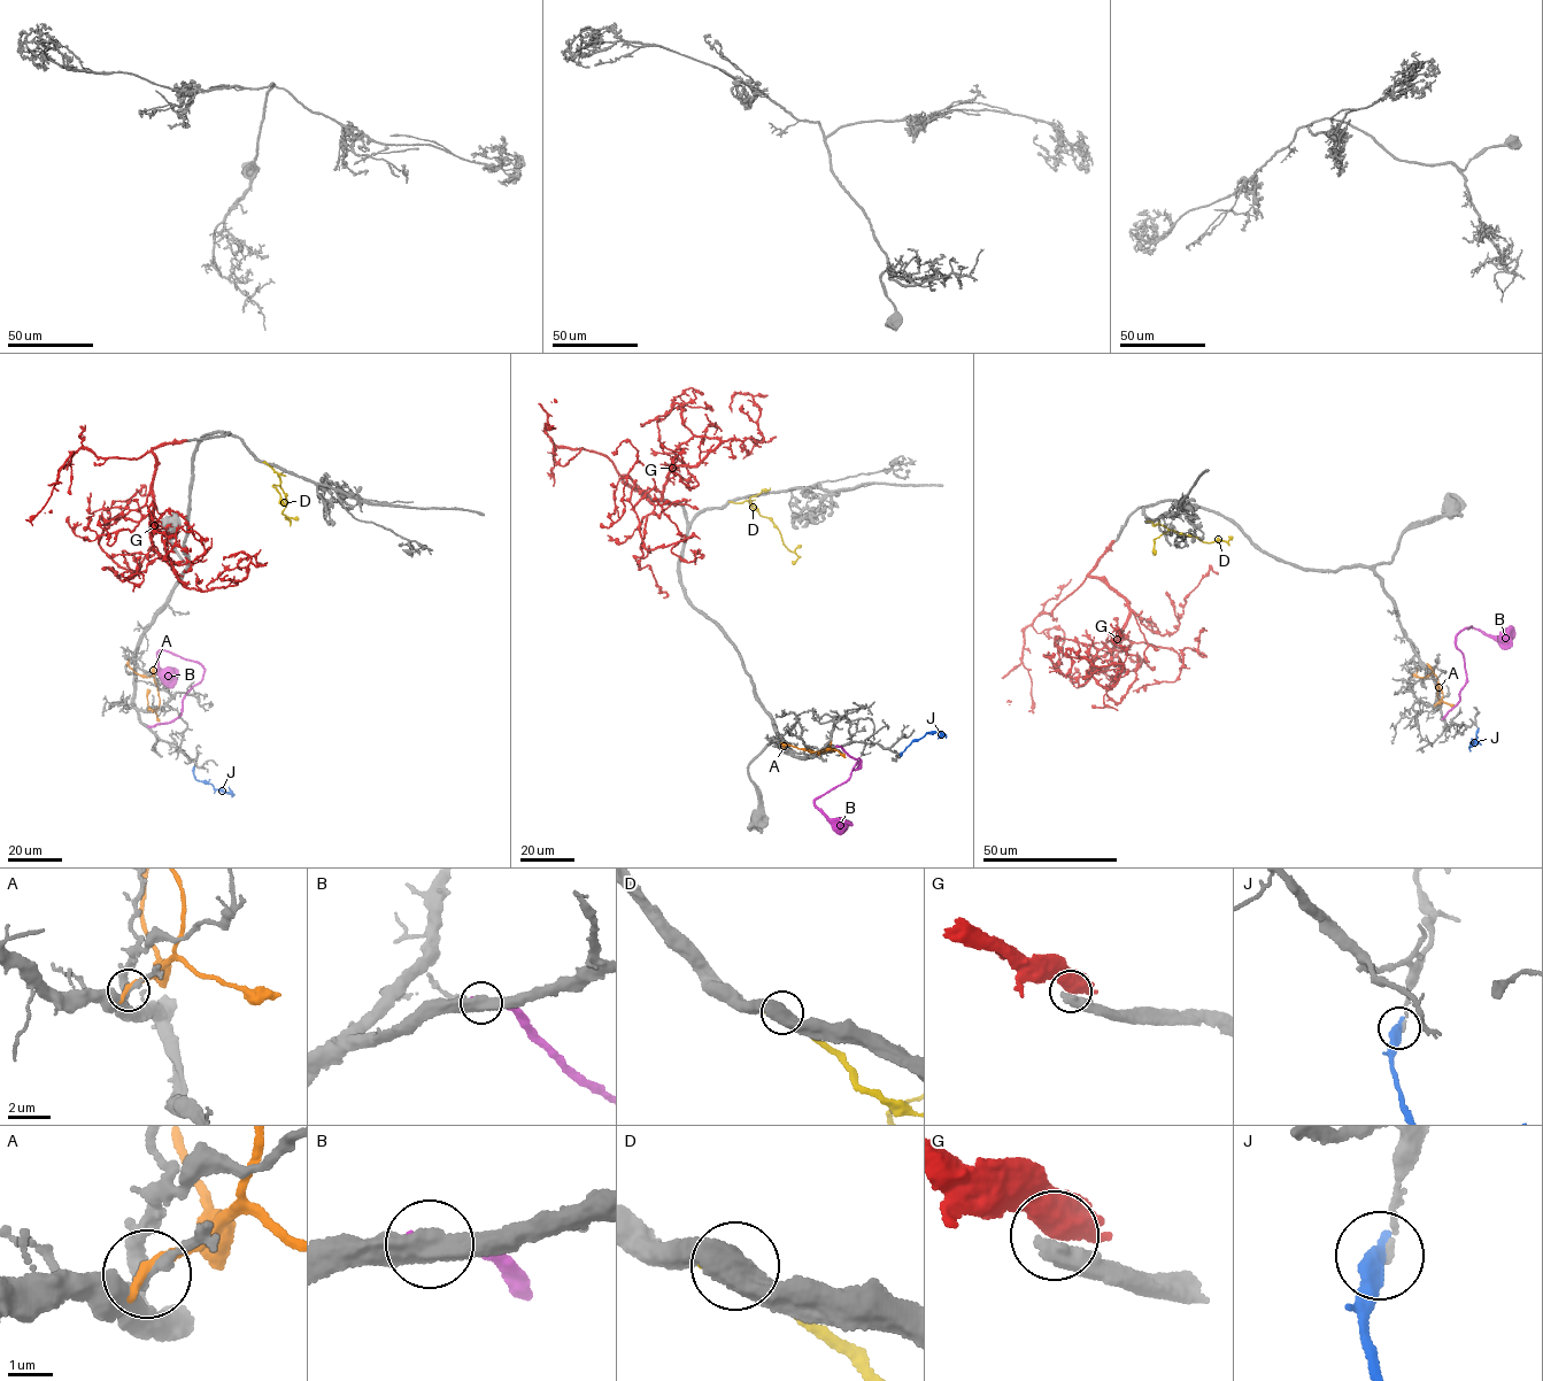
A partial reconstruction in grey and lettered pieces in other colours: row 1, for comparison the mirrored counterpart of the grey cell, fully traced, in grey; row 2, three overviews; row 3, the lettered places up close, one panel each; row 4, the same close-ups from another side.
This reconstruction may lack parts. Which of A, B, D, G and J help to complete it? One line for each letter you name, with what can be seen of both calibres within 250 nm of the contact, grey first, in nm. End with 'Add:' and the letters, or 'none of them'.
Add: none of them

